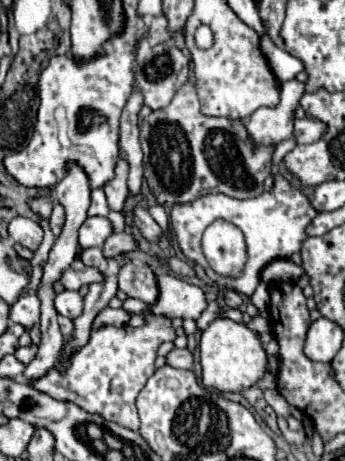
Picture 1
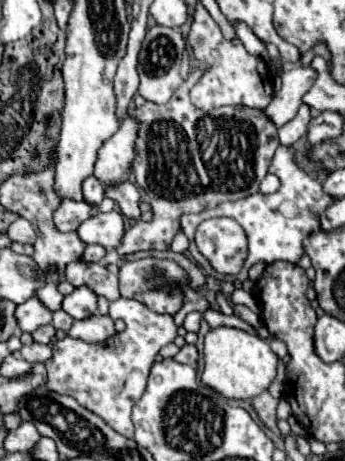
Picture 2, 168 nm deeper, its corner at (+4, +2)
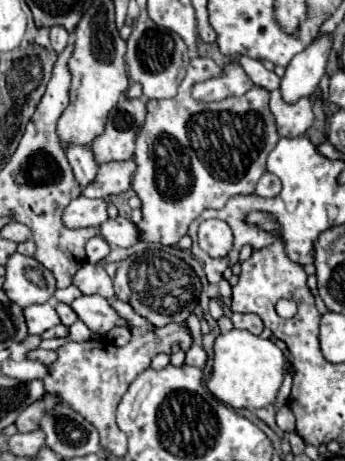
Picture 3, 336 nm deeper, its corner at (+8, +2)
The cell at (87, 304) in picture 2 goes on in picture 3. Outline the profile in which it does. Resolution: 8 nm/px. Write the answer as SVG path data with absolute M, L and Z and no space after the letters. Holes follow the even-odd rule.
M98 294L80 296L70 306L78 314L78 318L98 336L106 336L114 326L130 328L130 324L110 306L110 302L106 298L100 298Z

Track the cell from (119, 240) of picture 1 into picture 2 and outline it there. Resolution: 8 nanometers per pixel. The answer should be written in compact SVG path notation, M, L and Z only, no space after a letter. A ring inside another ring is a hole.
M192 70L188 80L174 92L166 104L146 102L136 110L140 122L136 138L136 158L132 172L136 182L154 200L152 222L134 222L116 246L126 256L138 250L168 250L174 234L180 232L178 218L186 212L202 212L226 200L240 200L258 192L268 172L270 160L280 146L278 128L262 110L246 106L222 106L202 112L190 102L190 88L198 82L202 70ZM202 144L210 144L210 172L202 160Z

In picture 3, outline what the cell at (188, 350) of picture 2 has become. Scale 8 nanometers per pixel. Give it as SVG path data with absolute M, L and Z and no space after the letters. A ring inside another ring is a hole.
M194 344L188 352L186 352L186 364L188 366L198 366L198 368L204 368L208 360L208 354L204 352L204 348L200 344Z

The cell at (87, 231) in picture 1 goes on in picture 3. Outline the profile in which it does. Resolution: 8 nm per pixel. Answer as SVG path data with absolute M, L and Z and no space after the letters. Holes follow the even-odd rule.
M108 218L102 226L100 226L100 236L112 246L134 246L140 240L140 230L138 226L128 220L128 218Z

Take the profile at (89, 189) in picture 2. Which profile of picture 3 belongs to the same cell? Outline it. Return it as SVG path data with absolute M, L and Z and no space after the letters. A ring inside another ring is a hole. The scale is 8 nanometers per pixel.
M70 144L66 148L66 156L68 156L68 162L74 170L74 176L76 176L76 182L84 188L88 186L96 172L98 172L98 162L94 160L94 154L92 154L92 148L90 146L76 146L76 144Z

